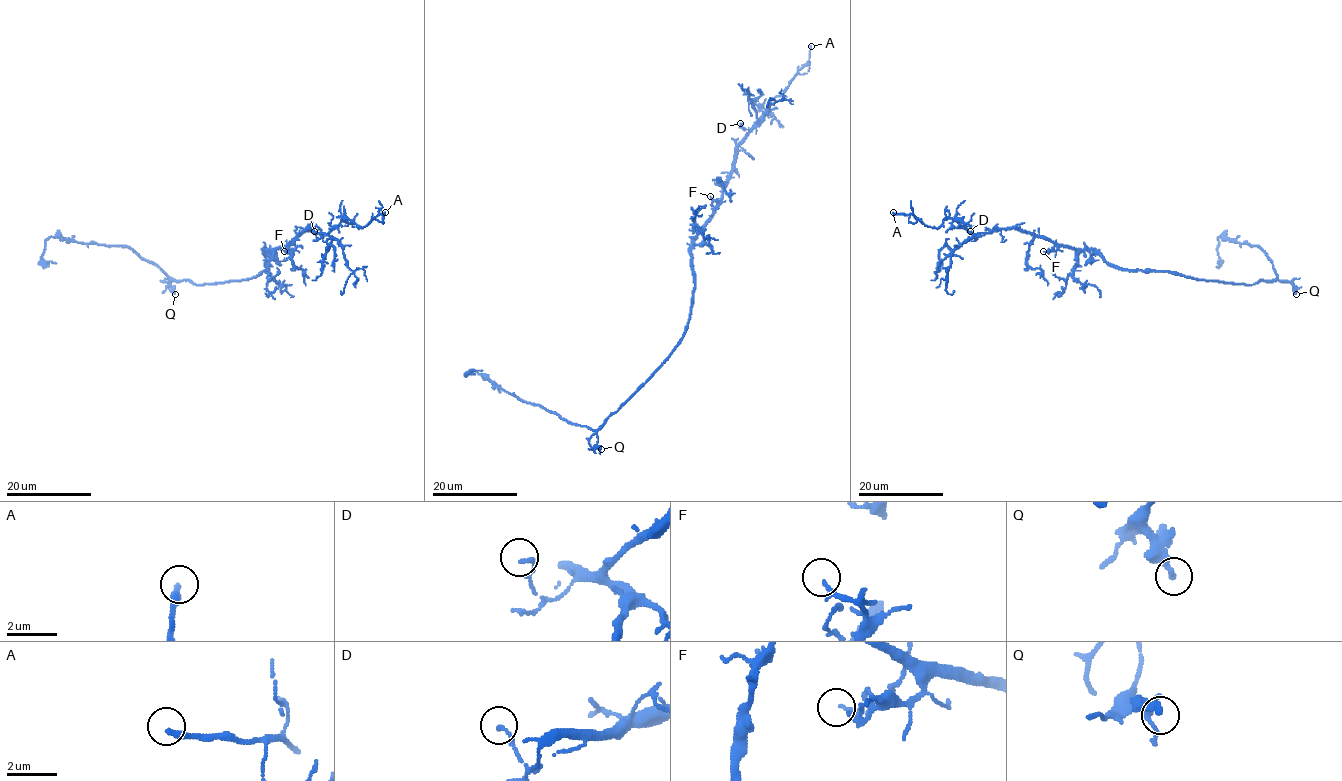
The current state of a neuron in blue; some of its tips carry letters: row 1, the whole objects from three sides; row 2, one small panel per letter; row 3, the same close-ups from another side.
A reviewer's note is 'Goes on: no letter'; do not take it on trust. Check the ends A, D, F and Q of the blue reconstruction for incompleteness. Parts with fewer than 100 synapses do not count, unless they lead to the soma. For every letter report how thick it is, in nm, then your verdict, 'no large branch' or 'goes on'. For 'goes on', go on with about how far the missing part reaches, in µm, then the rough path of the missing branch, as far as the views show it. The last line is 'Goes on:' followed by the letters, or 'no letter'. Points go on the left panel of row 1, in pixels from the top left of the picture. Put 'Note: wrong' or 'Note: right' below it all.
A: 280 nm thick; goes on; about 45 µm are missing; missing branch runs (385, 212), (369, 208), (361, 195), (353, 192), (316, 189), (296, 177), (282, 181)
D: 150 nm thick; no large branch
F: 180 nm thick; no large branch
Q: 280 nm thick; no large branch
Goes on: A
Note: wrong

